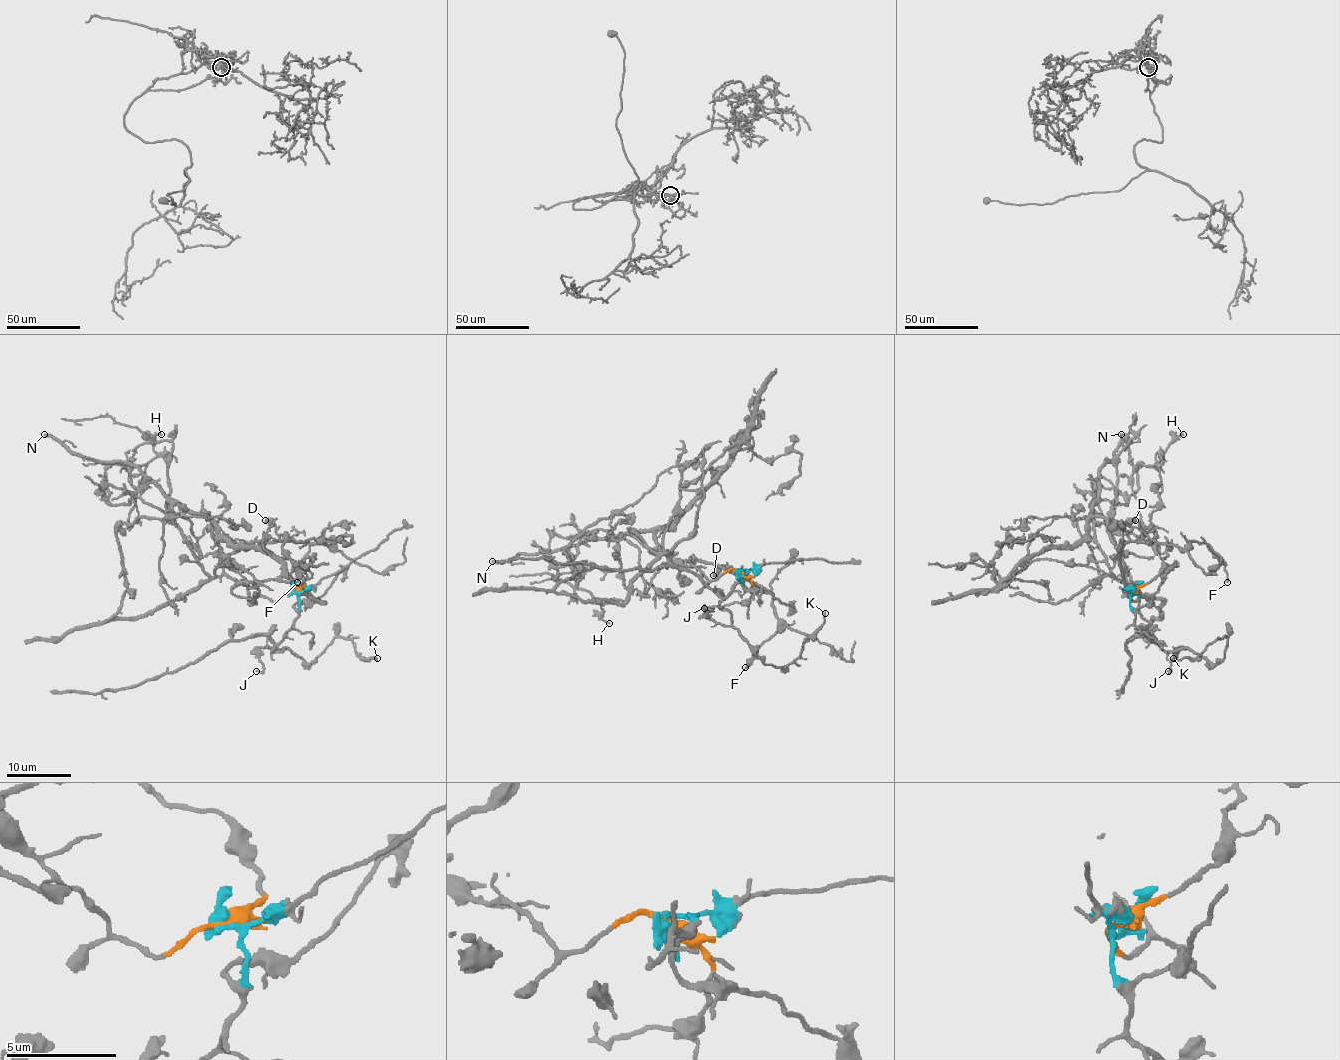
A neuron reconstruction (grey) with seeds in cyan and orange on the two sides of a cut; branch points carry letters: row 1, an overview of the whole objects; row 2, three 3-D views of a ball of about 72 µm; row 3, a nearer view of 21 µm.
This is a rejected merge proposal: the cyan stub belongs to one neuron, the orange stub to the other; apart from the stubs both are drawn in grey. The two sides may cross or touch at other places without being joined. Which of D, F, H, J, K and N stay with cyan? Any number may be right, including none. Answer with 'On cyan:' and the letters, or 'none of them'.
On cyan: J, K

